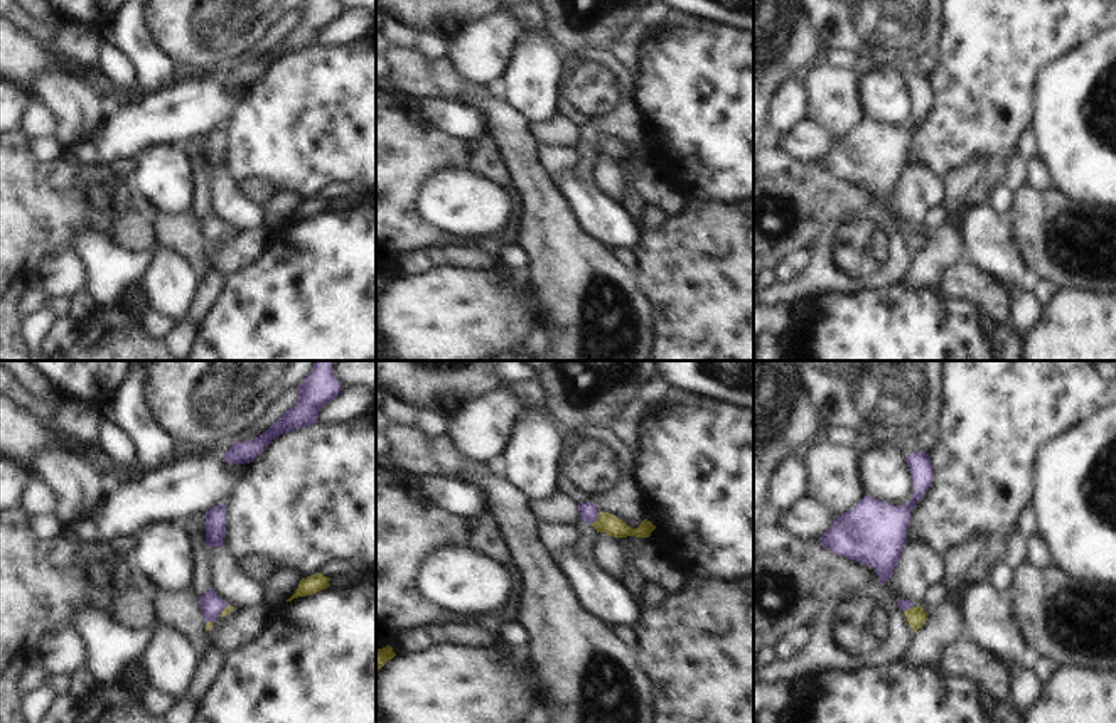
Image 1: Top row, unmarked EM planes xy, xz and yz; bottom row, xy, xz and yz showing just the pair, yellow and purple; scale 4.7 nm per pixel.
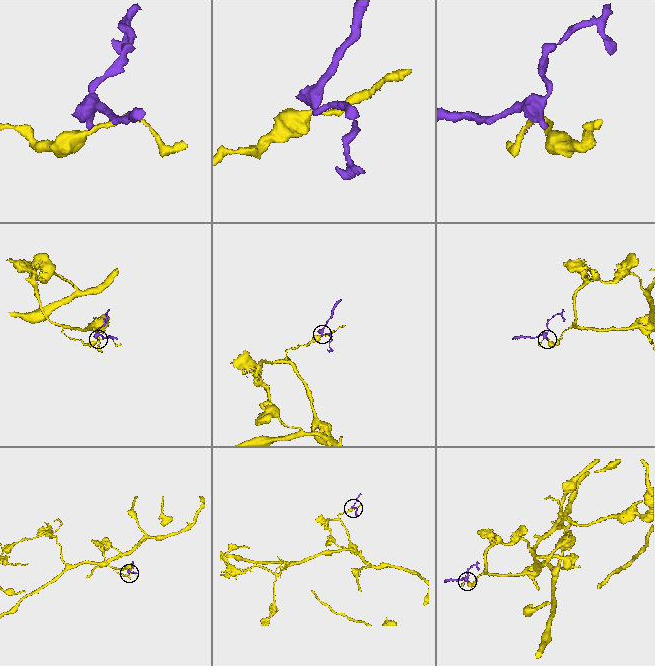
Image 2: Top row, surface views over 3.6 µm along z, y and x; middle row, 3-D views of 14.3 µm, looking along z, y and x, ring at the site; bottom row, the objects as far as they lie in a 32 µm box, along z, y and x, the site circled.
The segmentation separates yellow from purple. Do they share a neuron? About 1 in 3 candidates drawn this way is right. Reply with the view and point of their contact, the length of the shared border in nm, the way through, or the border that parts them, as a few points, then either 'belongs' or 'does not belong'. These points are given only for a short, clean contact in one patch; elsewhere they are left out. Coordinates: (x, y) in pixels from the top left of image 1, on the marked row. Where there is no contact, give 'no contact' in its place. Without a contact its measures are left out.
xz (597, 518) | 80 nm | along xz (600, 511), (592, 524) | does not belong

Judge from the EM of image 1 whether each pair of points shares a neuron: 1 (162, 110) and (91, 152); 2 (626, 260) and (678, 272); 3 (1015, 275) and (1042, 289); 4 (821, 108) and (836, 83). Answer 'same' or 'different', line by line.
1: same
2: different
3: different
4: same

